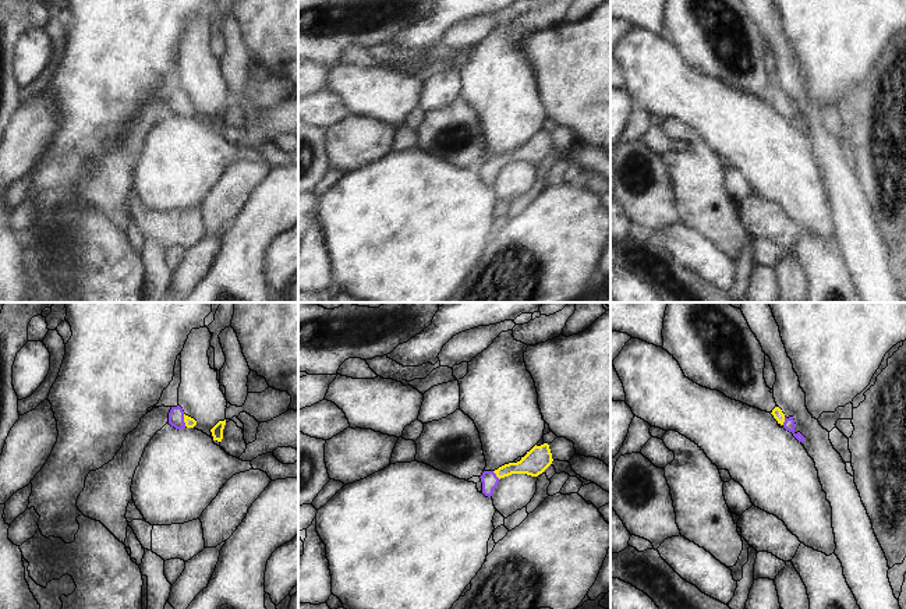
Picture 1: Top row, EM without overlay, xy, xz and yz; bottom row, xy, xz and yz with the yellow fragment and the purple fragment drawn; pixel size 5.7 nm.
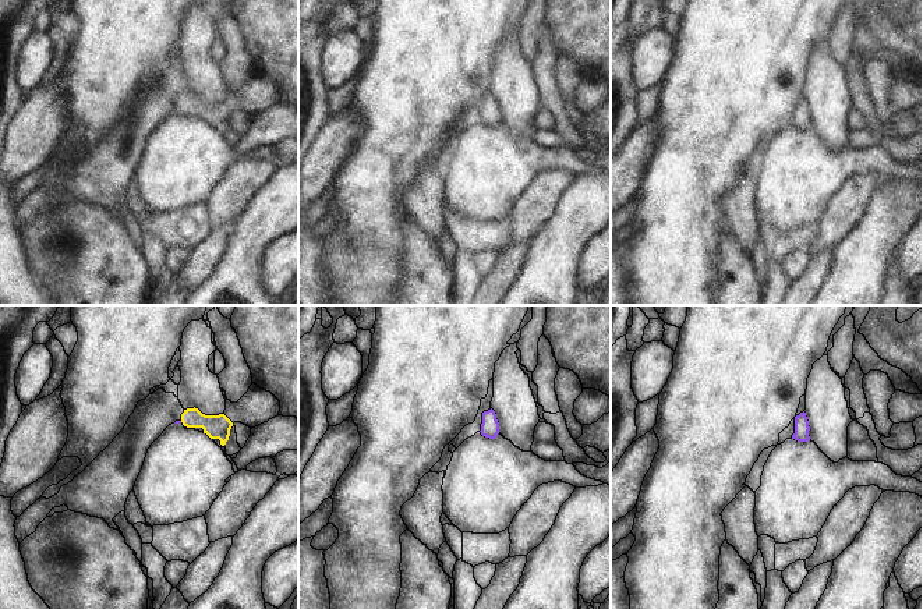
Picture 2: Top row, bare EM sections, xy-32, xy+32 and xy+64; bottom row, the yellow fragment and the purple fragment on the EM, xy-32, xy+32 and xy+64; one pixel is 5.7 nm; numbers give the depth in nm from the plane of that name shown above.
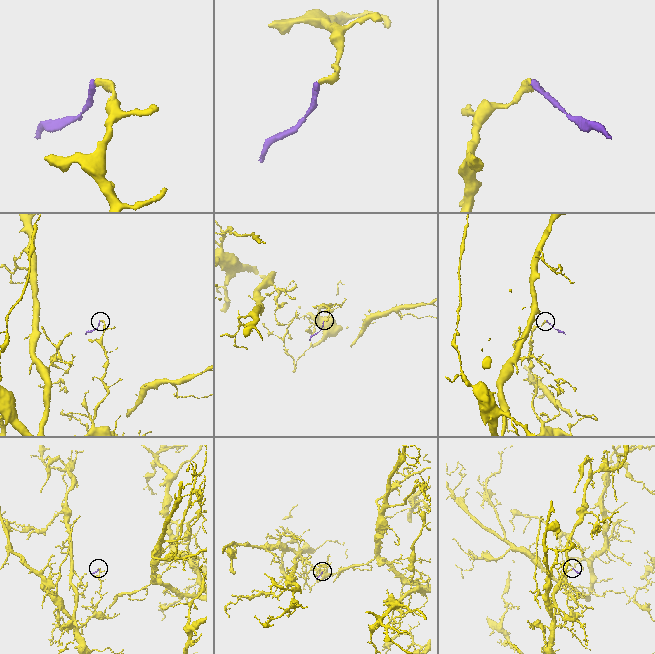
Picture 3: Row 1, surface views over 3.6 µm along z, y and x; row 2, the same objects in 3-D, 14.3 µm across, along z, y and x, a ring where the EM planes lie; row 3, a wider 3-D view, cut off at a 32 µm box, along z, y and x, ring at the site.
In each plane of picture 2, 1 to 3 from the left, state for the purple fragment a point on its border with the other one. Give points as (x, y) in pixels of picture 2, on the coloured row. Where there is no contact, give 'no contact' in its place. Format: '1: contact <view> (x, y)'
1: no contact
2: no contact
3: no contact

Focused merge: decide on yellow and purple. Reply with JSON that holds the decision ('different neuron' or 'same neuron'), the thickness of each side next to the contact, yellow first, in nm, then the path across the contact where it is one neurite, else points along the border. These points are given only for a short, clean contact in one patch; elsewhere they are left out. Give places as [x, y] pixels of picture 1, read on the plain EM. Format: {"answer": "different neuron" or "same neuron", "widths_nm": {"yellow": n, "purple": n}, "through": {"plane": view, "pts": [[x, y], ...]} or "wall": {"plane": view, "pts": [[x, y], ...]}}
{"answer": "same neuron", "widths_nm": {"yellow": 60, "purple": 100}, "through": {"plane": "xy", "pts": [[190, 110], [184, 108], [176, 105]]}}

